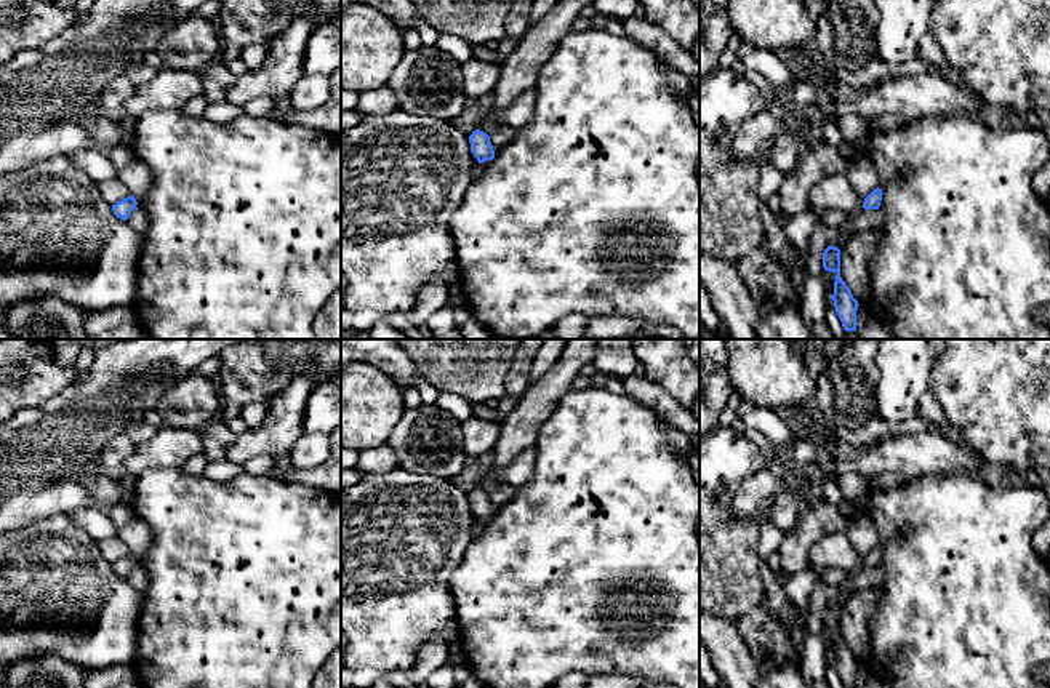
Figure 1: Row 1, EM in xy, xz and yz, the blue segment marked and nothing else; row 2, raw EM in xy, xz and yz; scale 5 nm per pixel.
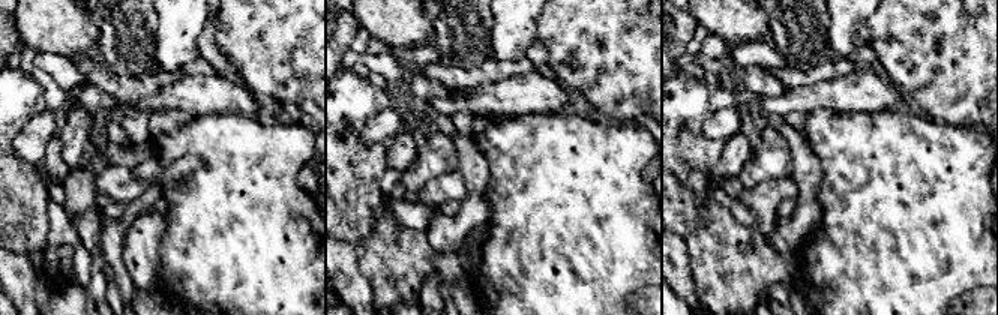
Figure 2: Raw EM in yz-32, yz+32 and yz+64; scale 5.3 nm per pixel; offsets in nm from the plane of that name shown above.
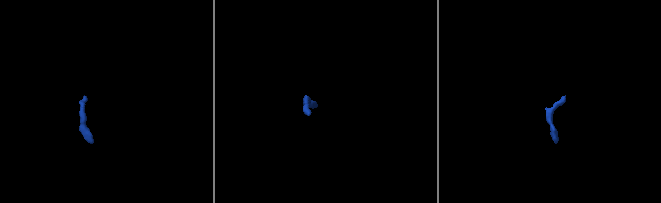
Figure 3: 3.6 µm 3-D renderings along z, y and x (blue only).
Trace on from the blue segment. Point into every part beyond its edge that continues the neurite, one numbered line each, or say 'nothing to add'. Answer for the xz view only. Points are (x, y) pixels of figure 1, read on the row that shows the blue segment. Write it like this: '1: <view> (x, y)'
nothing to add

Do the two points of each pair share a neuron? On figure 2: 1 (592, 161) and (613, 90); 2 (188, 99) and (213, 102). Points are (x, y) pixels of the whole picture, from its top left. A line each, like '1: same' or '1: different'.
1: different
2: same

